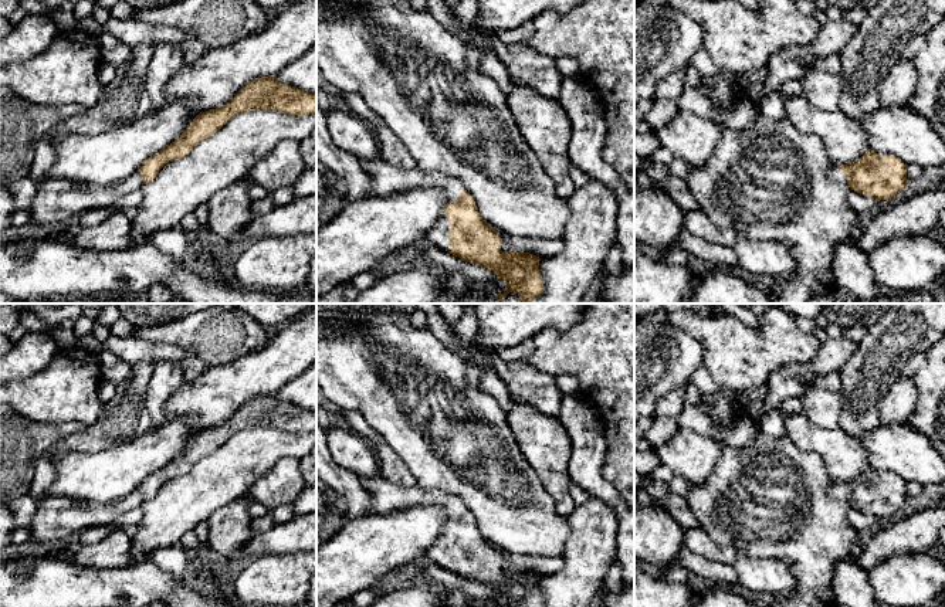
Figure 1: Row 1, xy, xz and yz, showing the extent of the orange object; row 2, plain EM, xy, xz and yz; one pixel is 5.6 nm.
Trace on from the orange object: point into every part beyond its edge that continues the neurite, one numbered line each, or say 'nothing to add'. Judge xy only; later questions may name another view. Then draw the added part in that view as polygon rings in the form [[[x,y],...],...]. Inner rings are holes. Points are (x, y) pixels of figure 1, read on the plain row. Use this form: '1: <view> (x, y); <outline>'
1: xy (57, 519); [[[139,489],[119,502],[88,502],[67,496],[41,498],[31,525],[27,528],[31,539],[57,546],[71,543],[78,532],[91,526],[115,523],[122,513],[142,503]]]

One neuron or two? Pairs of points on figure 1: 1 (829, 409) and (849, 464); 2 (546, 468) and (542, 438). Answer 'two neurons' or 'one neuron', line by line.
1: two neurons
2: one neuron

